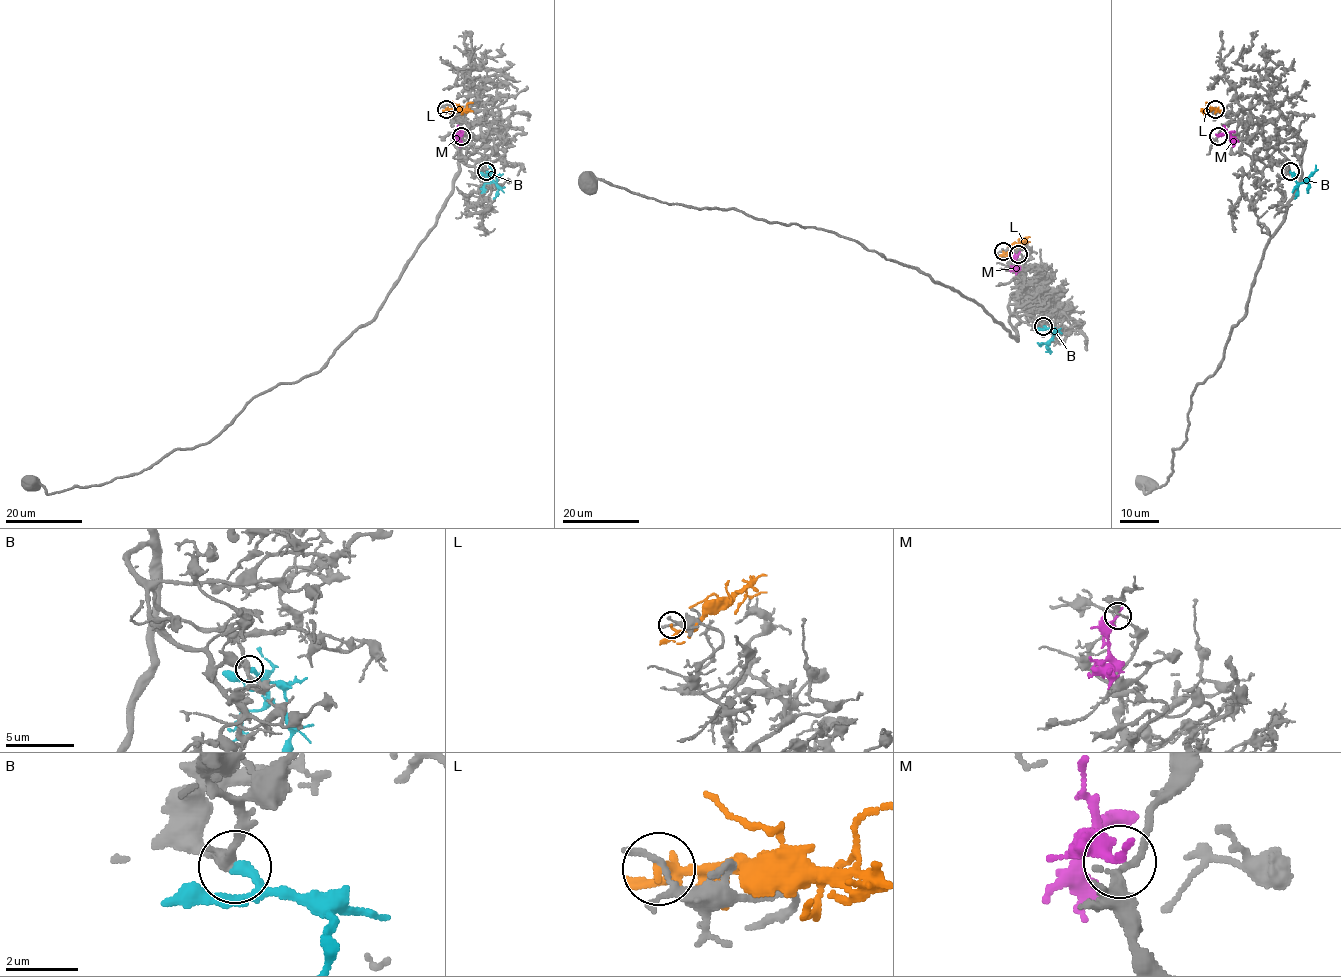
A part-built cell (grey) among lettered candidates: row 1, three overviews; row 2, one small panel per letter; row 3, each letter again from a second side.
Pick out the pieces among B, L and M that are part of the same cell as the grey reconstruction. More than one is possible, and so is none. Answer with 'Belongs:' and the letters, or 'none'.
Belongs: B

